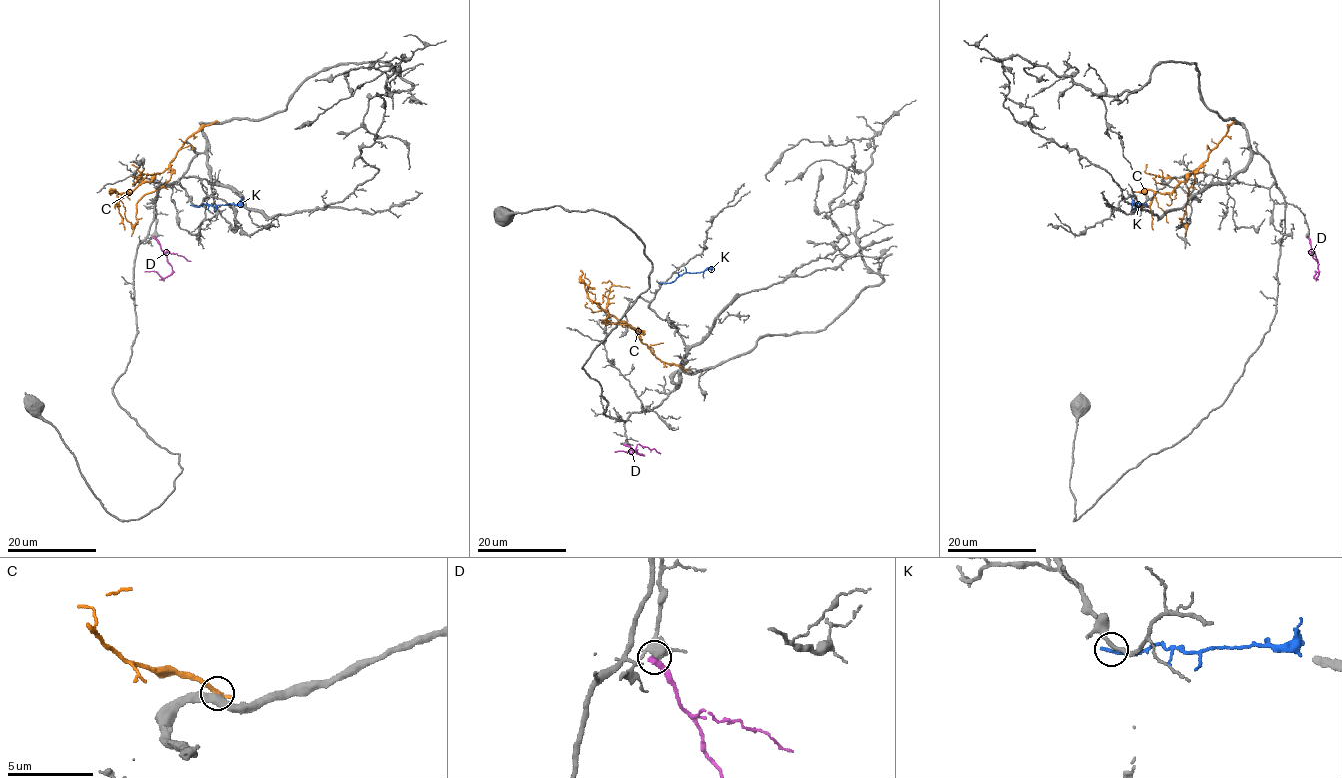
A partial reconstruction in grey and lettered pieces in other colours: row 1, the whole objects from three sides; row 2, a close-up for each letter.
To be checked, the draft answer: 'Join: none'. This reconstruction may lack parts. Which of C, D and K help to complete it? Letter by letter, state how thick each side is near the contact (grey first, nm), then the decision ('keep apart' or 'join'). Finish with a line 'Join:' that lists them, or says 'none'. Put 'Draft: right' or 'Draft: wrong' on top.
Draft: right
C: calibres 440 and 360 nm; keep apart
D: calibres 500 and 340 nm; keep apart
K: calibres 220 and 220 nm; keep apart
Join: none

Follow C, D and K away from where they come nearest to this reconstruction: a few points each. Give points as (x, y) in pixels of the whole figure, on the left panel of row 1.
C: (215, 122), (202, 126), (191, 136), (165, 171), (130, 192), (117, 192), (118, 212), (125, 230)
D: (155, 236), (172, 272), (165, 278), (157, 272), (145, 272)
K: (192, 205), (238, 204), (241, 197)

